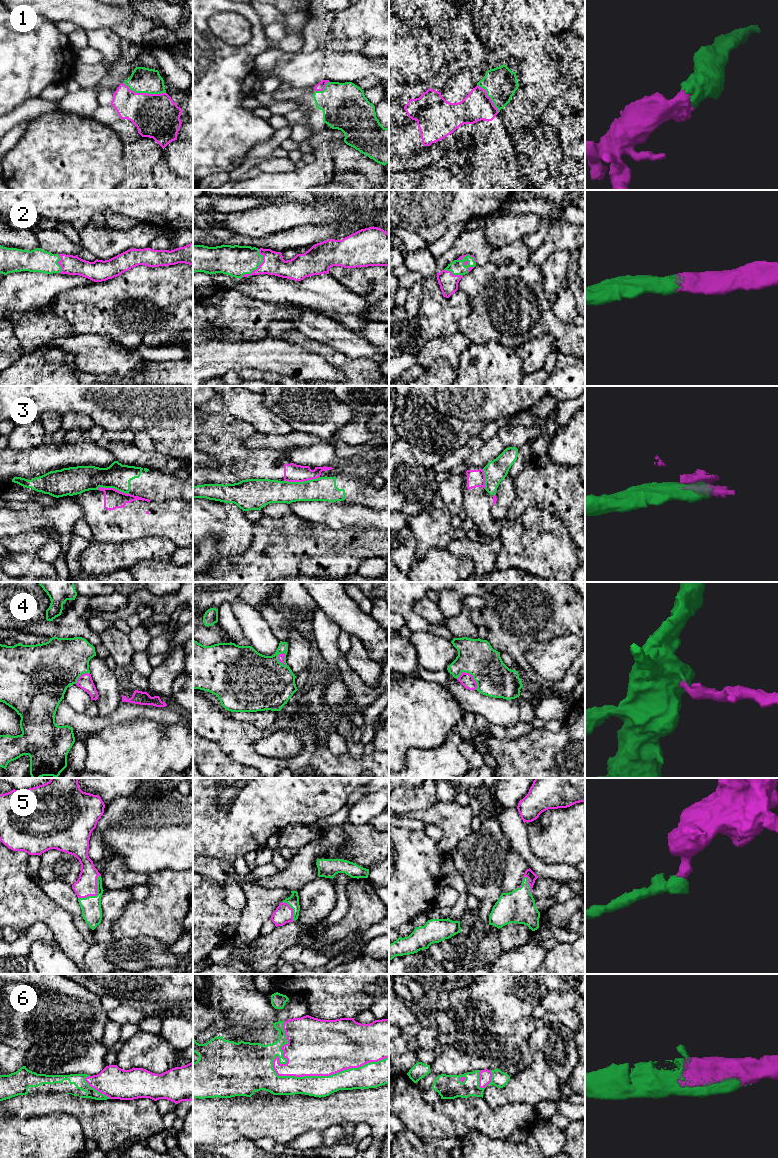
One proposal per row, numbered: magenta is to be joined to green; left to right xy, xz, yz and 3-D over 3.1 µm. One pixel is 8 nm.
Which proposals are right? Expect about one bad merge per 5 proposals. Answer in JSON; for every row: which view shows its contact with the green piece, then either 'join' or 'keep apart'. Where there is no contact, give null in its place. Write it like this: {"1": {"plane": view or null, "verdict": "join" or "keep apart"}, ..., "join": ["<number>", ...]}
{"1": {"plane": "xy", "verdict": "join"}, "2": {"plane": "xz", "verdict": "join"}, "3": {"plane": "xz", "verdict": "keep apart"}, "4": {"plane": "yz", "verdict": "join"}, "5": {"plane": "xy", "verdict": "join"}, "6": {"plane": "xz", "verdict": "join"}, "join": ["1", "2", "4", "5", "6"]}

